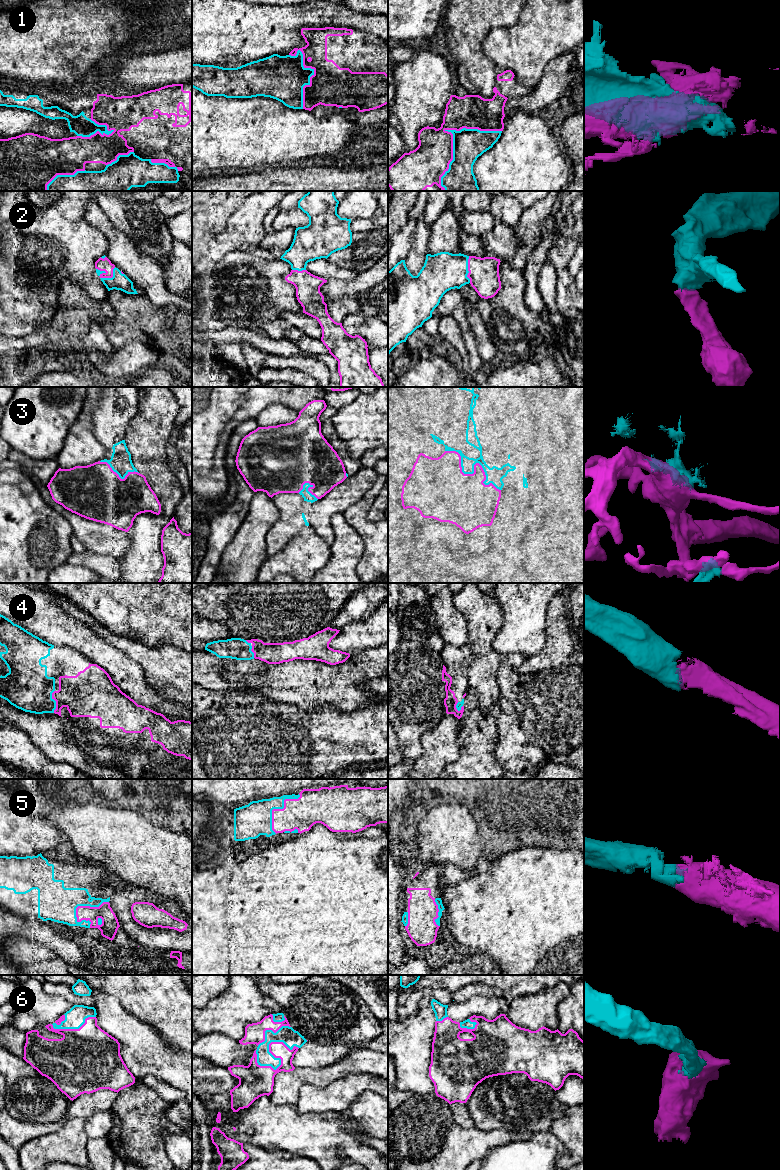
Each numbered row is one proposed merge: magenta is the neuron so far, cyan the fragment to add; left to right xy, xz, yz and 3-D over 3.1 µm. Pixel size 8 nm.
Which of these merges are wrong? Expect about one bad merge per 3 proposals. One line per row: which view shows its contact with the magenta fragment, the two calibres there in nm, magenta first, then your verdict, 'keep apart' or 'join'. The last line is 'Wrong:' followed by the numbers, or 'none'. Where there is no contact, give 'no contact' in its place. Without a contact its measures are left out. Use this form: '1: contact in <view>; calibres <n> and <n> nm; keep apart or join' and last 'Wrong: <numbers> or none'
1: contact in yz; calibres 300 and 260 nm; keep apart
2: contact in xy; calibres 100 and 140 nm; join
3: contact in yz; calibres 400 and 140 nm; keep apart
4: contact in xy; calibres 360 and 360 nm; join
5: contact in xy; calibres 140 and 280 nm; join
6: contact in xz; calibres 240 and 140 nm; join
Wrong: 1, 3

